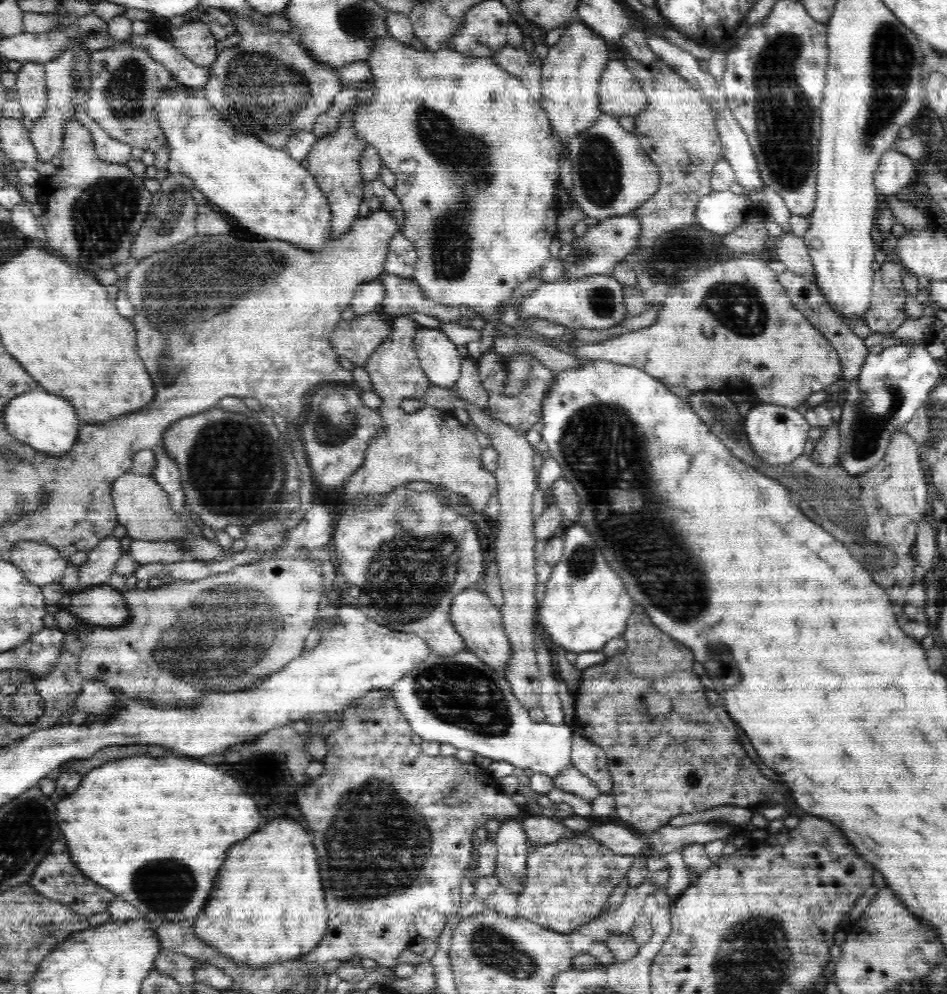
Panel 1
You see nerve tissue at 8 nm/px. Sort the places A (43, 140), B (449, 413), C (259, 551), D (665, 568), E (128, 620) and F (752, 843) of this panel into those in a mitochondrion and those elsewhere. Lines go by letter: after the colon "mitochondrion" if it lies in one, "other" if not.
A: other
B: other
C: other
D: mitochondrion
E: other
F: other

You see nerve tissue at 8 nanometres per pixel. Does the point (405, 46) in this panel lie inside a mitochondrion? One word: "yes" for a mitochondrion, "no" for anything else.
no

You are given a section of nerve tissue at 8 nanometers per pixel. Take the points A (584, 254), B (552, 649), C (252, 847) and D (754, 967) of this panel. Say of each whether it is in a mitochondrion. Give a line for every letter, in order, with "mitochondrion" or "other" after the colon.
A: mitochondrion
B: other
C: other
D: mitochondrion

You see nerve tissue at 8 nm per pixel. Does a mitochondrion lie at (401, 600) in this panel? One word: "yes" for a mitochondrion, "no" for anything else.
yes

